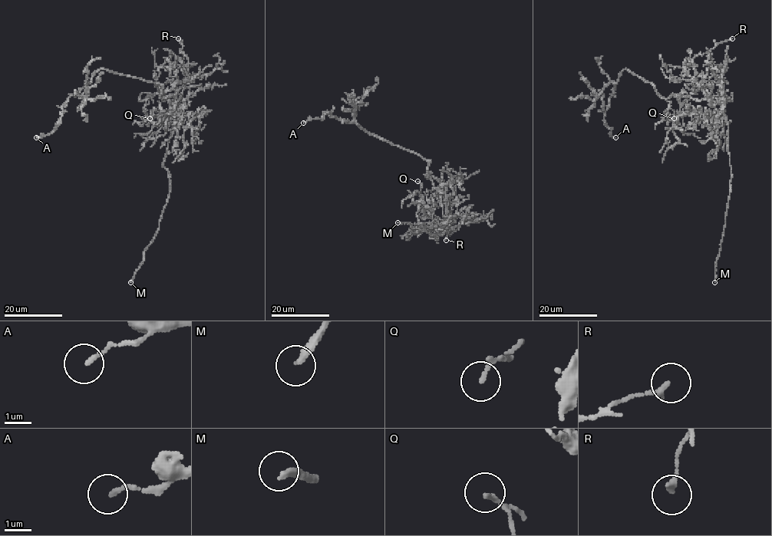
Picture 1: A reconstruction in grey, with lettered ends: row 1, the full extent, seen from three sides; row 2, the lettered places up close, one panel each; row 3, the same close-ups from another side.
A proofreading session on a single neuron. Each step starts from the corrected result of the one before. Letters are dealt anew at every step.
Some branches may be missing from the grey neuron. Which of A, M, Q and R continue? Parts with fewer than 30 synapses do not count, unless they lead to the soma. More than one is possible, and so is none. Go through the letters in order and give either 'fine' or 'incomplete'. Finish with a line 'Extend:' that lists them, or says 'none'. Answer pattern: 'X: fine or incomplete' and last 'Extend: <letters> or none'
A: fine
M: incomplete
Q: fine
R: fine
Extend: M

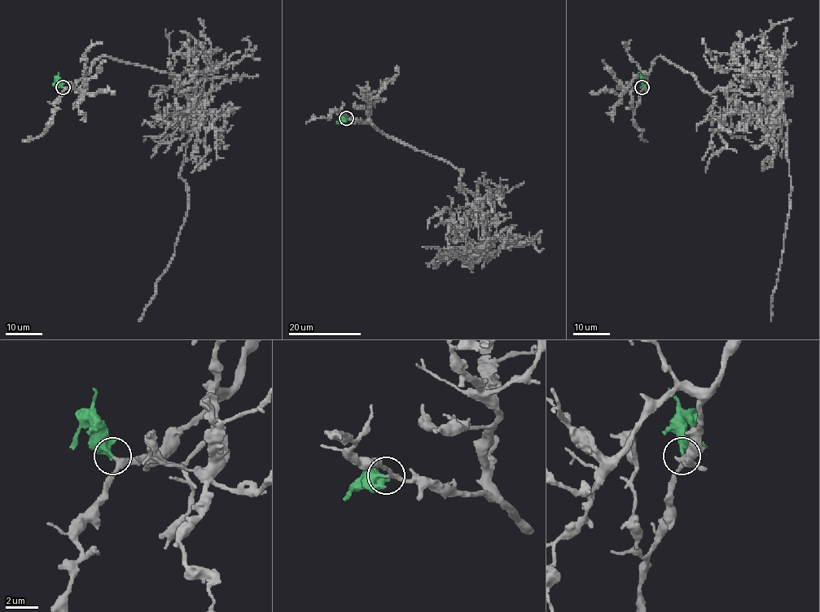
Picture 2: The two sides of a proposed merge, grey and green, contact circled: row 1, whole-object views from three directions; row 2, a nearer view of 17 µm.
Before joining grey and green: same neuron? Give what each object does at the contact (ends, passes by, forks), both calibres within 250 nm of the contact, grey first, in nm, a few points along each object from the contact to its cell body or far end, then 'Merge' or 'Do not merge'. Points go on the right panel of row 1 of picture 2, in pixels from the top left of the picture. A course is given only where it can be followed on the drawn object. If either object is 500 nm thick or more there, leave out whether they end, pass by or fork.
At the ring grey passes by. At the ring green ends. Thickness 240 nm (grey) against 280 nm. Course of grey: (642, 86), (658, 57), (692, 74), (709, 93), (740, 90), (780, 100), (791, 179), (770, 321). Course of green: (642, 86), (638, 72). Merge

